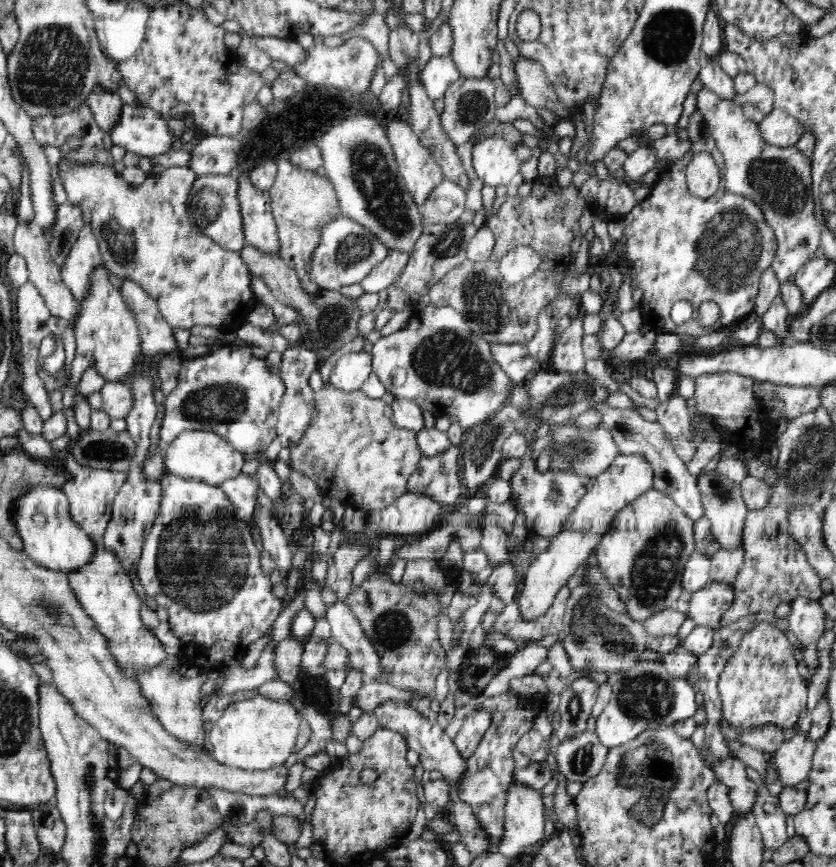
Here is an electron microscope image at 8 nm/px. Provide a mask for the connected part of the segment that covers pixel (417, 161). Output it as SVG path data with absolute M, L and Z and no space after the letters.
M396 119L384 125L398 172L405 180L410 196L422 210L432 190L443 180L441 167L429 150L421 145L420 138L414 134L410 124Z

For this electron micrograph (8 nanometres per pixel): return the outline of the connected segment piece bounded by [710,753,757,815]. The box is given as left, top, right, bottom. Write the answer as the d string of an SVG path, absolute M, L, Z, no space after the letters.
M728 753L720 762L712 760L710 769L717 781L729 788L729 797L737 814L751 813L756 798L756 783L749 780L745 765L738 758Z

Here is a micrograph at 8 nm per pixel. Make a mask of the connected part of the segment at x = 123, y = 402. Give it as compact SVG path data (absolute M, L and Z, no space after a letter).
M106 381L99 390L102 397L102 409L112 418L126 418L134 406L134 395L127 381Z

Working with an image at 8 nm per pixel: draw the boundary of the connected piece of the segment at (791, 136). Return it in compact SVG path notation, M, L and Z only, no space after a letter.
M774 108L759 122L759 129L762 138L774 146L794 146L802 136L804 125L785 110Z

